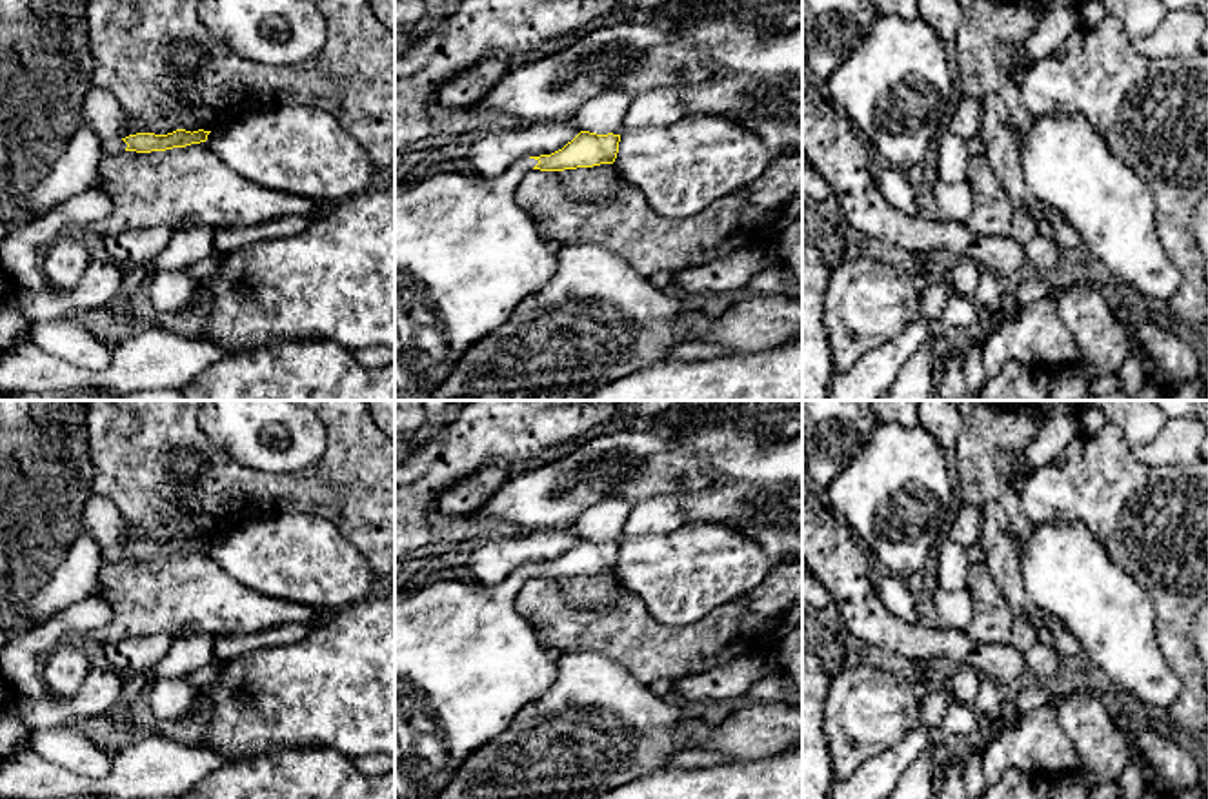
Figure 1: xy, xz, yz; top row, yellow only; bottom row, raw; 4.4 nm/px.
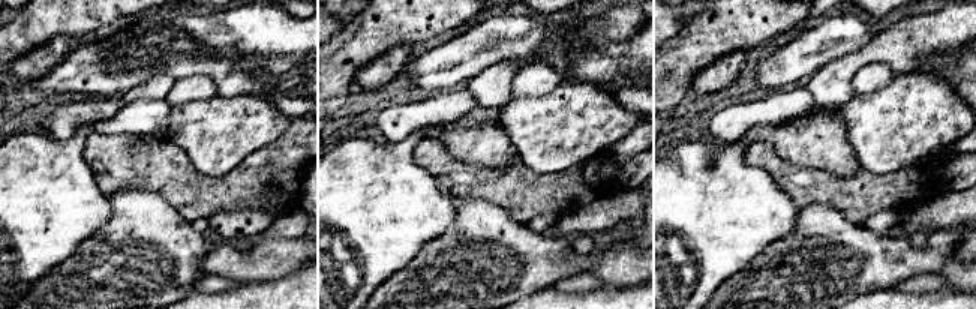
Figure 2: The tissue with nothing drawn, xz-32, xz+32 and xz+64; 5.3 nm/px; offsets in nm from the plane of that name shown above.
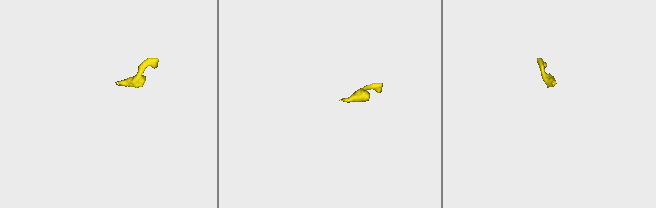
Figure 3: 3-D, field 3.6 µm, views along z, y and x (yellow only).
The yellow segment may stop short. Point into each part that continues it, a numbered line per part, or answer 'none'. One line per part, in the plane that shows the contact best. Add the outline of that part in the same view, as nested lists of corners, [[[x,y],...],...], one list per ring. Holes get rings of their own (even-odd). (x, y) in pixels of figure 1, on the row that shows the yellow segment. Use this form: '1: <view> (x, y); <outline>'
1: xz (466, 253); [[[522,158],[495,178],[462,173],[433,173],[415,186],[395,195],[395,400],[431,400],[431,391],[449,375],[462,353],[500,328],[515,308],[529,295],[542,289],[557,271],[557,244],[548,242],[529,213],[515,202],[515,189],[520,178],[539,164],[535,158]]]

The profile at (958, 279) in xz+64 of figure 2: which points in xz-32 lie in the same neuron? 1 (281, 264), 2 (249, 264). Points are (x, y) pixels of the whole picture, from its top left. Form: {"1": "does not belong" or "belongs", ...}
{"1": "belongs", "2": "belongs"}

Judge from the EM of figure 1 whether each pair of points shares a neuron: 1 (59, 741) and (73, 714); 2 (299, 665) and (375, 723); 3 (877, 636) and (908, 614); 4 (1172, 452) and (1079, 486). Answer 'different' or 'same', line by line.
1: different
2: same
3: different
4: different

